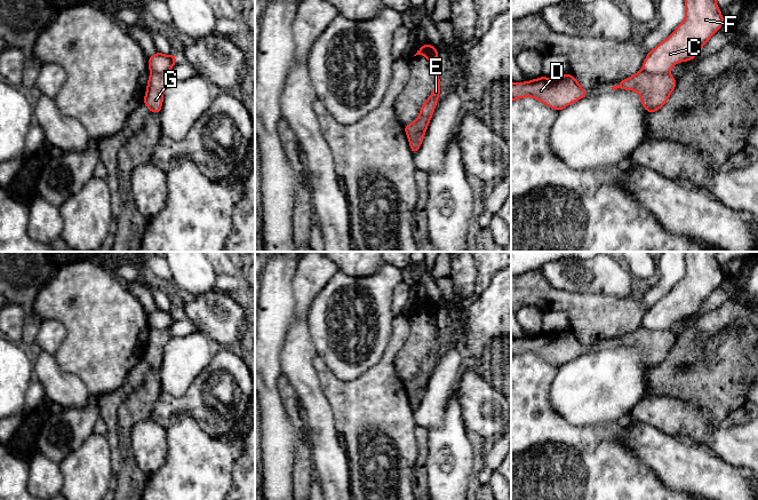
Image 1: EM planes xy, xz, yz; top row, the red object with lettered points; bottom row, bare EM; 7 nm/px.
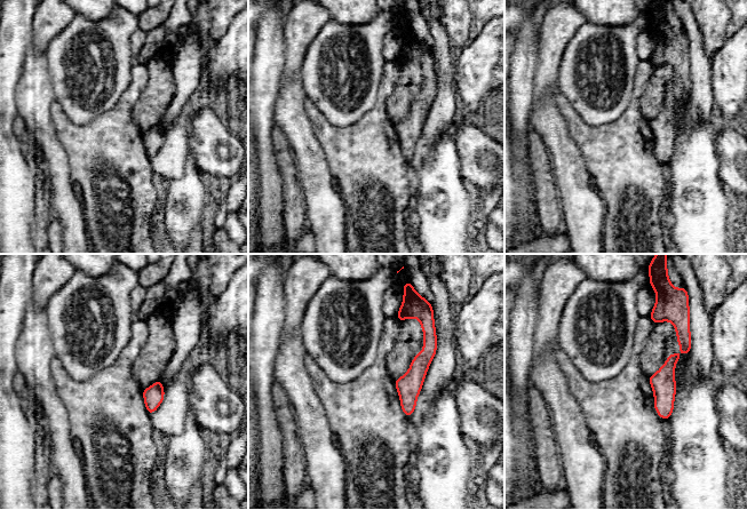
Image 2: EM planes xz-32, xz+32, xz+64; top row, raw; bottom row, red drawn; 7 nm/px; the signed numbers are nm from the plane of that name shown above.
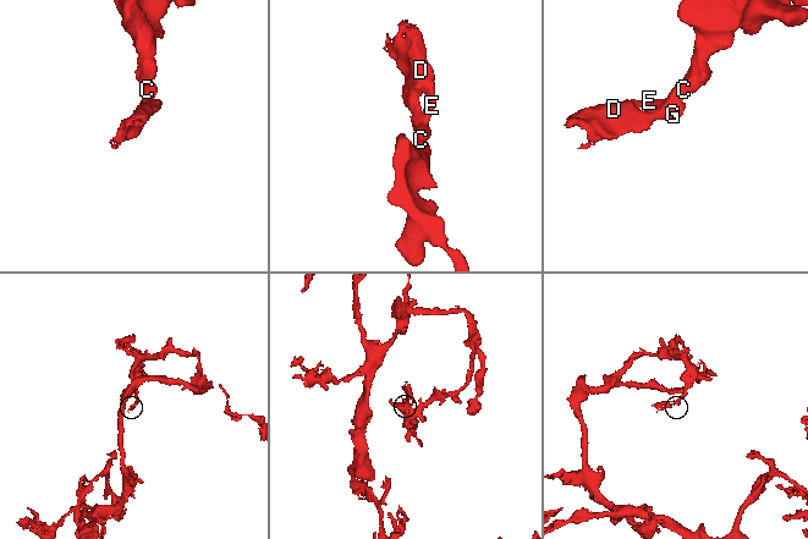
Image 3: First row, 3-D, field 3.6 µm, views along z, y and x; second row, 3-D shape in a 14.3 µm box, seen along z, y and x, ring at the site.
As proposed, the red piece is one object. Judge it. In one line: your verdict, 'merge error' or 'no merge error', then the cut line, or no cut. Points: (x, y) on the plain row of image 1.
merge error; cut yz (641, 325), (653, 330), (668, 330)

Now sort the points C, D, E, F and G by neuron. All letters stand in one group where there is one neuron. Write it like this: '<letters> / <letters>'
C F / D E G

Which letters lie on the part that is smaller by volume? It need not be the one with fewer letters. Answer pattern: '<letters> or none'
D, E, G

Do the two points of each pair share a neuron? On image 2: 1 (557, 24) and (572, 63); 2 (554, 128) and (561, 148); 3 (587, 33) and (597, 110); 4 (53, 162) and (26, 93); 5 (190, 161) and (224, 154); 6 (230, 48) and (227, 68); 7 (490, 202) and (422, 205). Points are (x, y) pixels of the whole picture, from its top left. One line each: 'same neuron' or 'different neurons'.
1: different neurons
2: same neuron
3: same neuron
4: same neuron
5: different neurons
6: same neuron
7: different neurons

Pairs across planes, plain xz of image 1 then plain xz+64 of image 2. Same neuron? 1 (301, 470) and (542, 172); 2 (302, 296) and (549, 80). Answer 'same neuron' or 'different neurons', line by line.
1: same neuron
2: same neuron

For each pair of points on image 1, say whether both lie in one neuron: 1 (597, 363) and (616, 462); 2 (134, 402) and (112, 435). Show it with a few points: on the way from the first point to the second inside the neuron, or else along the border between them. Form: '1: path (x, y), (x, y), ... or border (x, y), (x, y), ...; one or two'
1: border (628, 415), (623, 419), (584, 425), (582, 427); two
2: border (124, 401), (118, 409), (120, 453); two

